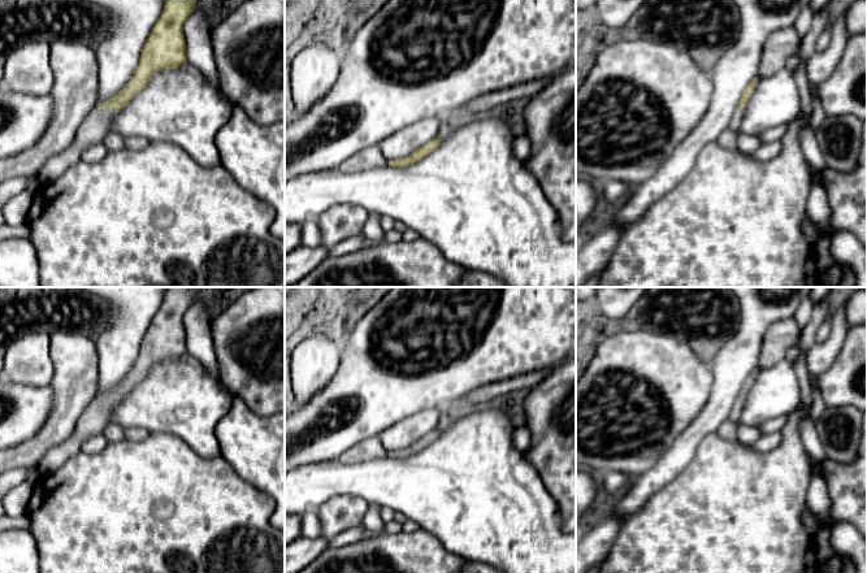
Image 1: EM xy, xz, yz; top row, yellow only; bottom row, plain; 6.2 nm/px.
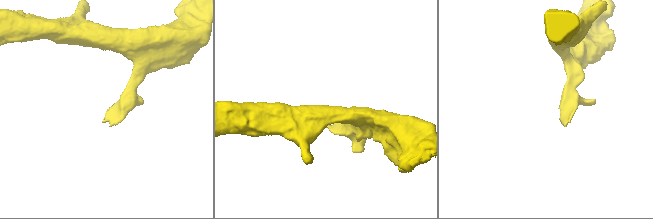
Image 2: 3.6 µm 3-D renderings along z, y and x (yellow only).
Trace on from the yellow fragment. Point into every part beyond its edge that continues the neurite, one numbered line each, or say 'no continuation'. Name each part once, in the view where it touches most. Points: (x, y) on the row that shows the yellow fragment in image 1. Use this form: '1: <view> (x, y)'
1: xy (95, 126)

